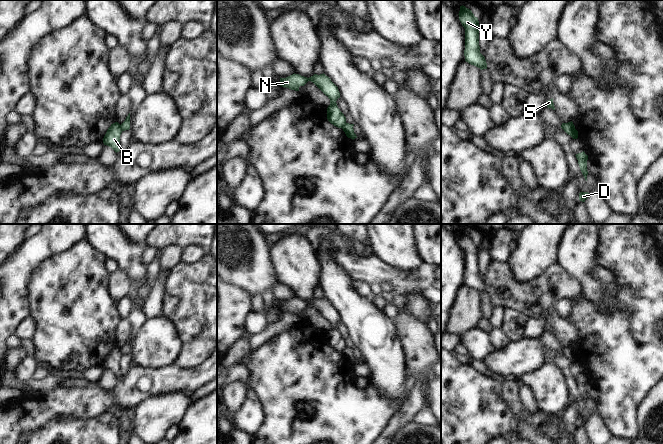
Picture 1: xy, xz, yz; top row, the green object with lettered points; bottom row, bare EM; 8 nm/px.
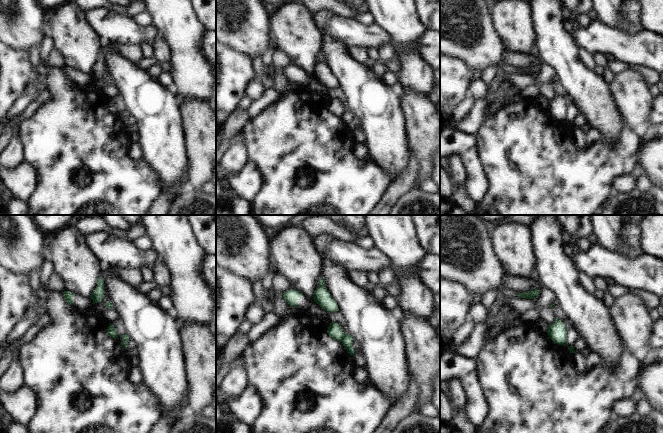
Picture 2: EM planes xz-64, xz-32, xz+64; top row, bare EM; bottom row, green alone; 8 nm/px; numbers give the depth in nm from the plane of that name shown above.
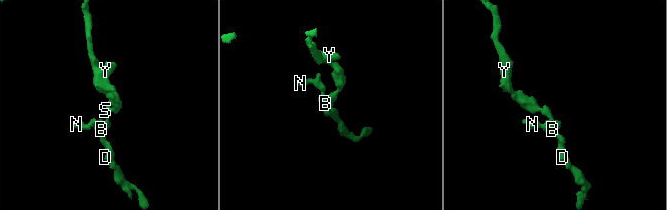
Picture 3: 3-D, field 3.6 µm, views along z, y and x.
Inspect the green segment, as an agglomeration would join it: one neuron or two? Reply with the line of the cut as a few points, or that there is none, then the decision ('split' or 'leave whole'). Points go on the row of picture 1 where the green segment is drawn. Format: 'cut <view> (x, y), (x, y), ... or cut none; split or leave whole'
cut xy (119, 125), (121, 131); split

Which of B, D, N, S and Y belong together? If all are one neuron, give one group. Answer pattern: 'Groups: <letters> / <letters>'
Groups: B D N / S Y

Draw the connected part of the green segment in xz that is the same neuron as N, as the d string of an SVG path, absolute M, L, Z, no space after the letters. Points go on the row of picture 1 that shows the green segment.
M294 73L286 78L280 78L280 86L299 91L299 87L304 86L308 81L313 82L330 99L327 119L334 126L342 128L346 123L346 117L336 103L337 99L340 98L340 92L338 87L324 73L314 74L309 78Z

